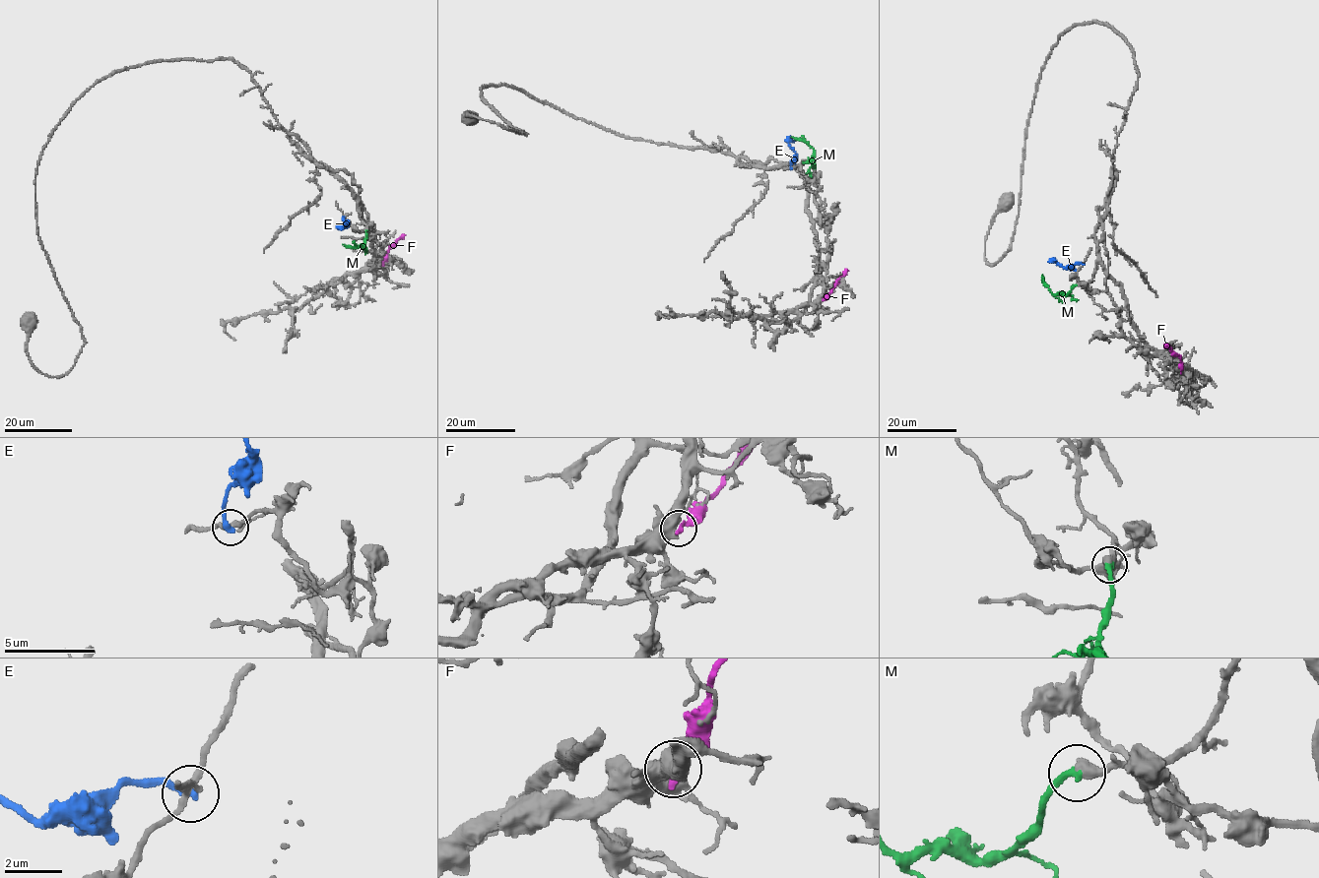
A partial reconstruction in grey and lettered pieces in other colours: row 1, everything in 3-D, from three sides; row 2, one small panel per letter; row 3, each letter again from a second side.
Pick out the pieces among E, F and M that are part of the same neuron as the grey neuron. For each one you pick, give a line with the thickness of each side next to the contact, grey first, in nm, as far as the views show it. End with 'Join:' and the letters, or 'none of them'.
M: Thickness 460 nm (grey) against 300 nm
Join: M

